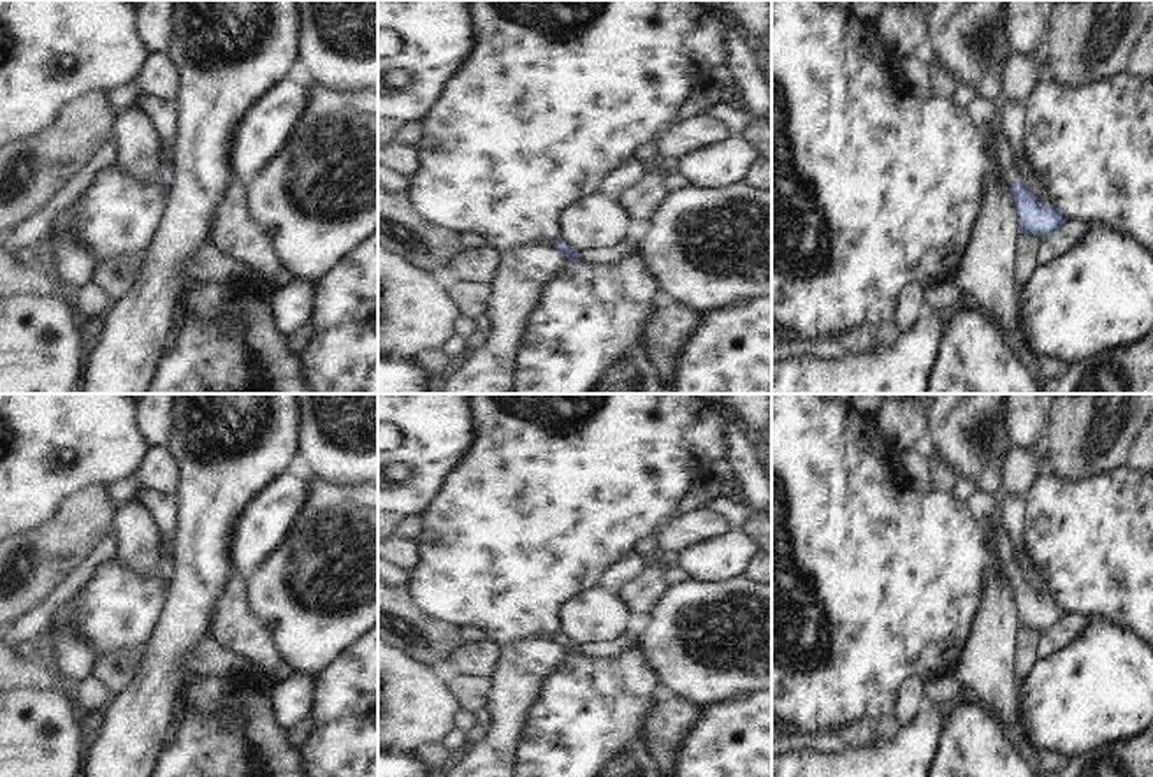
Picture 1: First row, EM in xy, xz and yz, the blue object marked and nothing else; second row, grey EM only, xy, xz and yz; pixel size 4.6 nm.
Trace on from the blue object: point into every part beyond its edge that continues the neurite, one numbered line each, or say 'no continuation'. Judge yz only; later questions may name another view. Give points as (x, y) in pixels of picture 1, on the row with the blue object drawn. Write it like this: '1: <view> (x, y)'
1: yz (985, 115)

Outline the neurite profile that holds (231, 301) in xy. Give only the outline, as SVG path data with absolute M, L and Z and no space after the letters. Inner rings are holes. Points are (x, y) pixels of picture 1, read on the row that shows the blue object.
M255 278L244 285L202 285L195 283L193 290L188 295L185 315L179 322L183 325L190 316L230 316L250 327L246 309L255 288Z

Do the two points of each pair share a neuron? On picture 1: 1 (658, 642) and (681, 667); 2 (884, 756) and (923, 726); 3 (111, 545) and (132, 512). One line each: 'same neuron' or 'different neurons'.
1: same neuron
2: same neuron
3: different neurons

